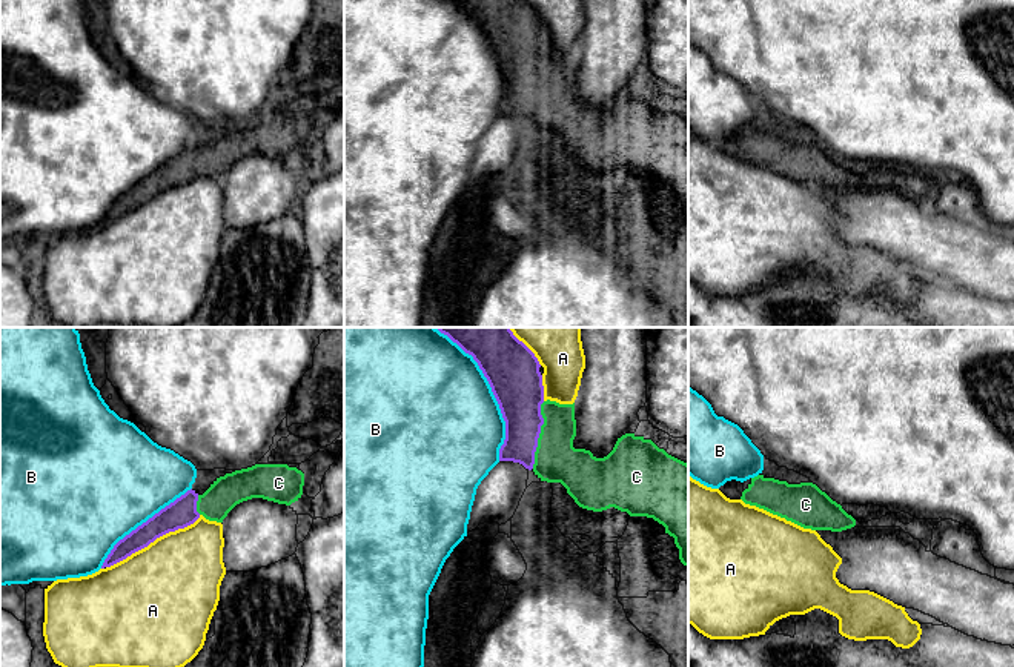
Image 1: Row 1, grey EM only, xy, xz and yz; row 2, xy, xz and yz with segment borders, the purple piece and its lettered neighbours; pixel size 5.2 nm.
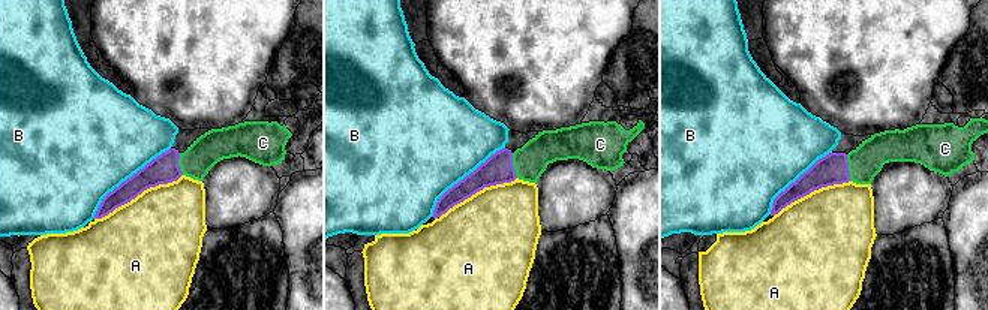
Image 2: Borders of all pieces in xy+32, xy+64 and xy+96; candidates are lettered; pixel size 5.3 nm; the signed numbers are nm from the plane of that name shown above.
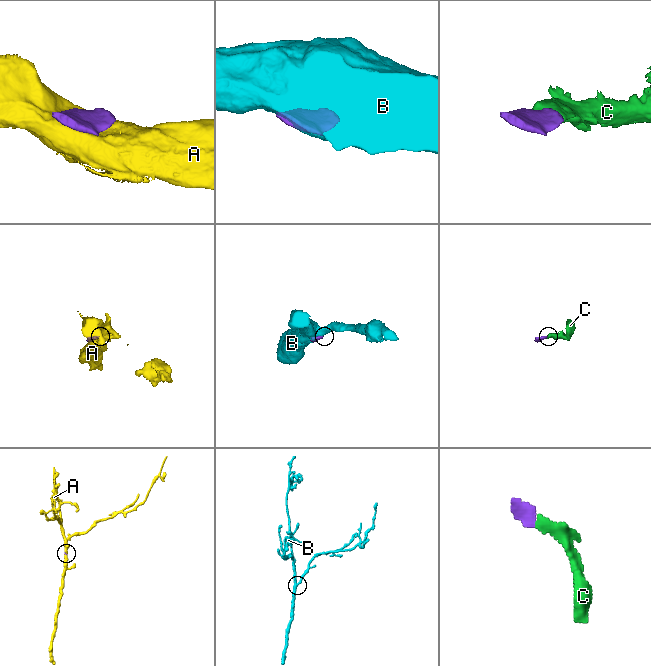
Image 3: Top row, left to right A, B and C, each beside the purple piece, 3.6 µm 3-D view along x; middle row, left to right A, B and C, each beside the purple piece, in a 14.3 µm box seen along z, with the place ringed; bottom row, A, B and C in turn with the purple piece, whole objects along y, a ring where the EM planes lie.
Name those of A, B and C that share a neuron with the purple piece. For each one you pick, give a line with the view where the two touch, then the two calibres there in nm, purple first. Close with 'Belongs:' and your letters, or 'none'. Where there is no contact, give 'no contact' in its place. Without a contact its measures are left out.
C: contact in xz; calibres 260 and 220 nm
Belongs: C

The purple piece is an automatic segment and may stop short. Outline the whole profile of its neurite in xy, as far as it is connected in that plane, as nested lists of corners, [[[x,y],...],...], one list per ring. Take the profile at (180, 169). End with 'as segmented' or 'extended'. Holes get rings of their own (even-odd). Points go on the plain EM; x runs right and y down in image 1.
[[[255,120],[226,129],[217,134],[203,151],[187,146],[120,195],[101,224],[126,215],[169,187],[194,180],[201,171],[209,177],[223,178],[237,160],[252,154],[290,161],[301,154],[303,141],[304,129],[287,120]]] | extended

